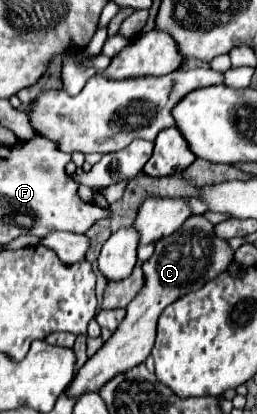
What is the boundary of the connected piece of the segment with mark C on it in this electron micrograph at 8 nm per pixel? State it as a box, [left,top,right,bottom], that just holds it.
[68,216,234,396]

